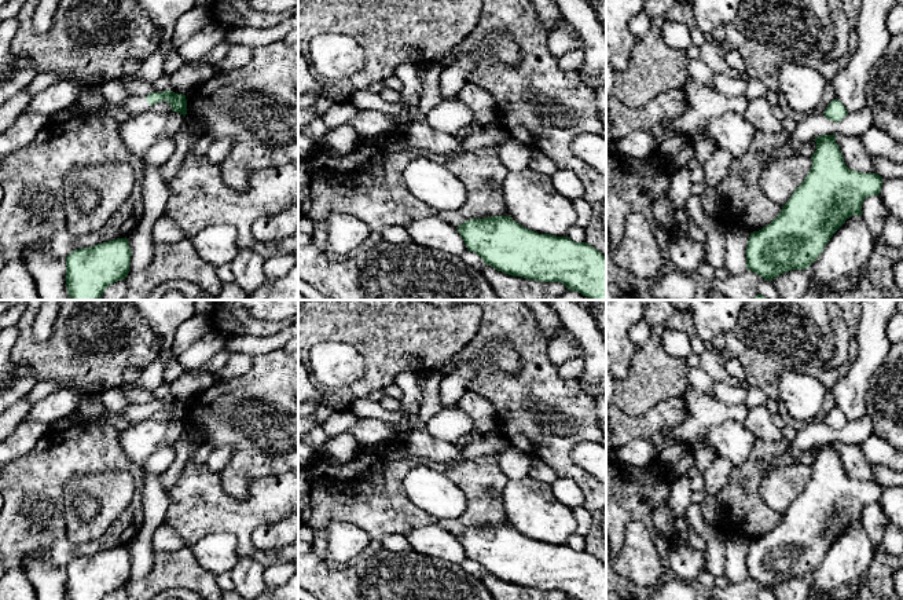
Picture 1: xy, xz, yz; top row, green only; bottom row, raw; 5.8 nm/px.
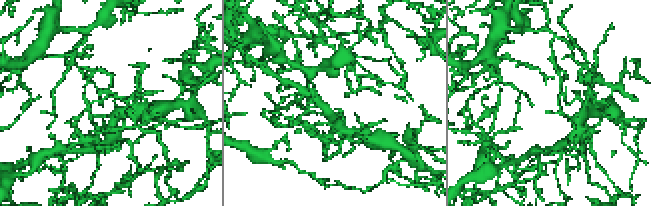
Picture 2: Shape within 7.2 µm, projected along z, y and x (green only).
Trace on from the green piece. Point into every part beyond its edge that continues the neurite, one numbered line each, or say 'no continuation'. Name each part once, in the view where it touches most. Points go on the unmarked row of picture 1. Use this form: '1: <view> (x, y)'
1: xy (134, 413)

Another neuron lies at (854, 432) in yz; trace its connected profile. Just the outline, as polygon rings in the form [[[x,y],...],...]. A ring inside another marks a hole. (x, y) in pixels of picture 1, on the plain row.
[[[866,414],[860,420],[848,421],[841,429],[834,431],[825,422],[810,422],[799,431],[790,442],[789,450],[775,458],[771,468],[779,465],[794,465],[797,458],[807,450],[814,449],[821,443],[845,443],[860,444],[873,435],[870,417]]]

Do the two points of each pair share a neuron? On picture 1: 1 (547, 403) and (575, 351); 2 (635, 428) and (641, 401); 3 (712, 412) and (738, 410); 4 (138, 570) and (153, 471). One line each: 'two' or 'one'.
1: two
2: two
3: one
4: one

